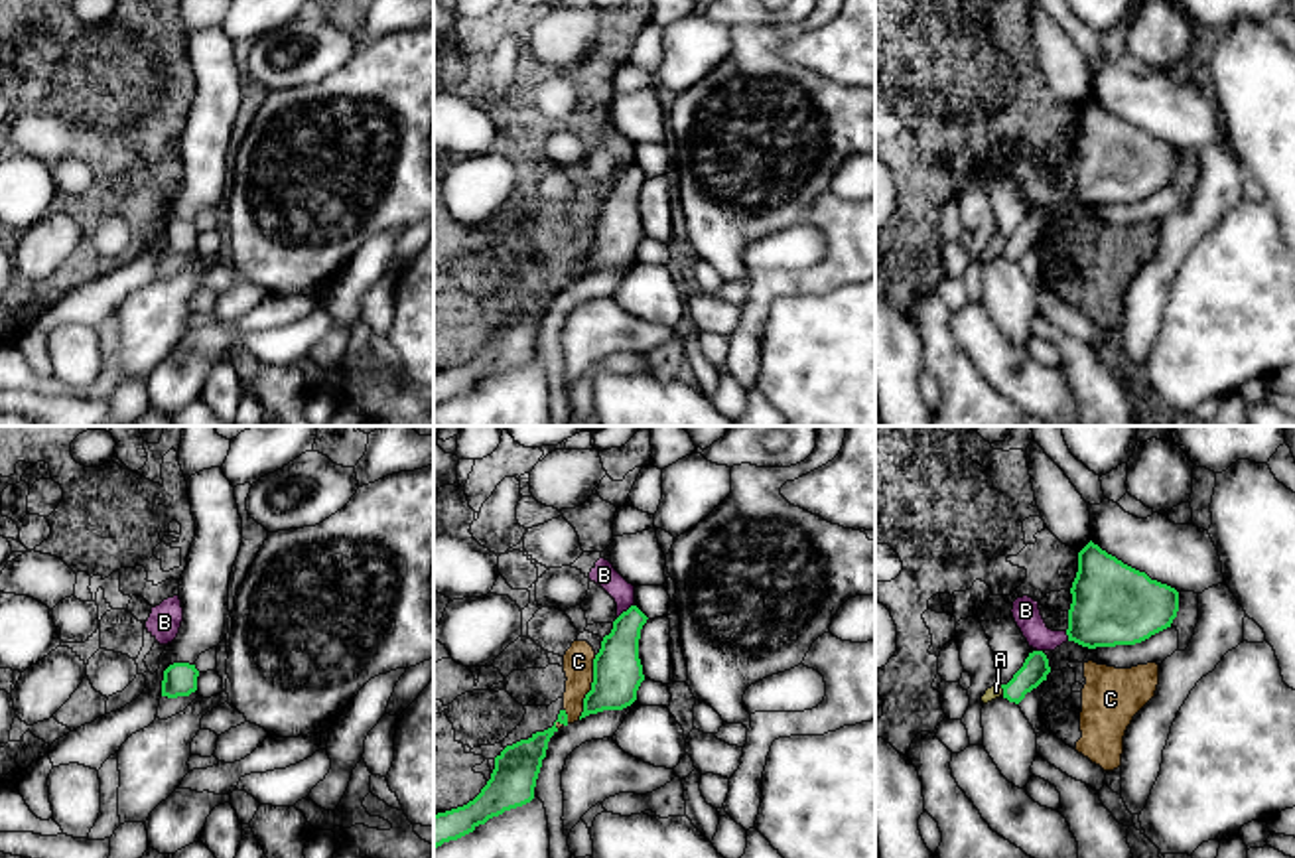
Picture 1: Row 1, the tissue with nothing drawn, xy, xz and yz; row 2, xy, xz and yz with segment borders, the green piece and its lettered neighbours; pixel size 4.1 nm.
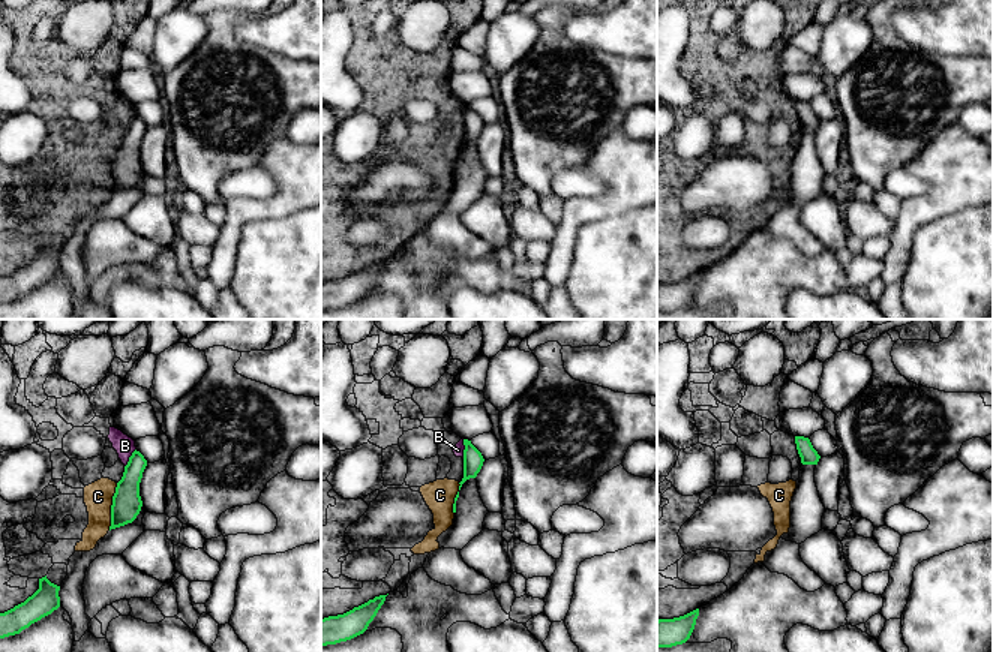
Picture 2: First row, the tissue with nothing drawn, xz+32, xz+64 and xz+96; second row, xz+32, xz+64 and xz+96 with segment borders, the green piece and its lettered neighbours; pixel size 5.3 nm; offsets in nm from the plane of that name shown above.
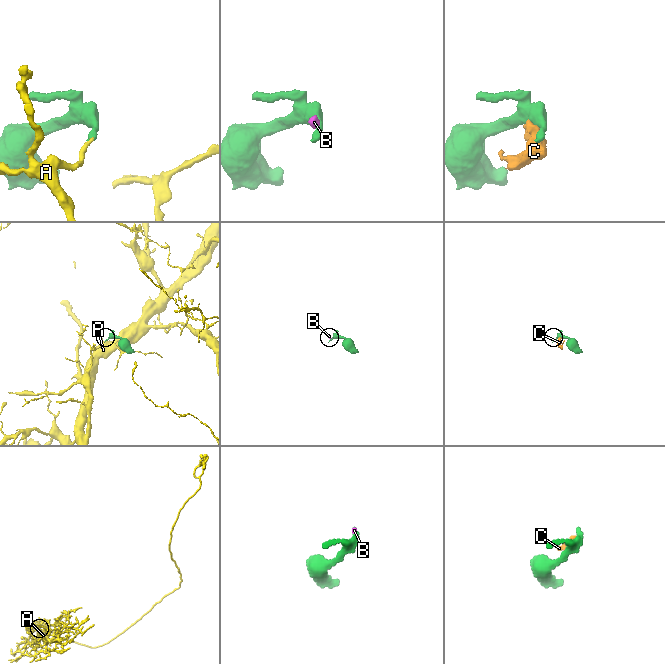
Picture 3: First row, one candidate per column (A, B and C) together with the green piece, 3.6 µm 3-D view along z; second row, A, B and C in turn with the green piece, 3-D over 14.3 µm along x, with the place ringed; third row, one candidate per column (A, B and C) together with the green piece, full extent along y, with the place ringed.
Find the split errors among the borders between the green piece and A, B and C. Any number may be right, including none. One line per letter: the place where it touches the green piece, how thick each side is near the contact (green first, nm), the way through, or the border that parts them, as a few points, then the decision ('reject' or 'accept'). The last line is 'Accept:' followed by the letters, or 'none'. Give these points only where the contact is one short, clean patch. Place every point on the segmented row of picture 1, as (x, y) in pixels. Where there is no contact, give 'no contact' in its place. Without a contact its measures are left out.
A: contact yz (1004, 691); calibres 110 and 50 nm; border yz (1000, 685), (1004, 695); reject
B: contact xz (627, 610); calibres 200 and 100 nm; border xz (633, 604), (617, 618); reject
C: contact xz (592, 687); calibres 200 and 130 nm; border xz (596, 655), (592, 685), (578, 718); reject
Accept: none

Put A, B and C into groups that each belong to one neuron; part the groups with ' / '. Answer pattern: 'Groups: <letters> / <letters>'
Groups: A / B C

